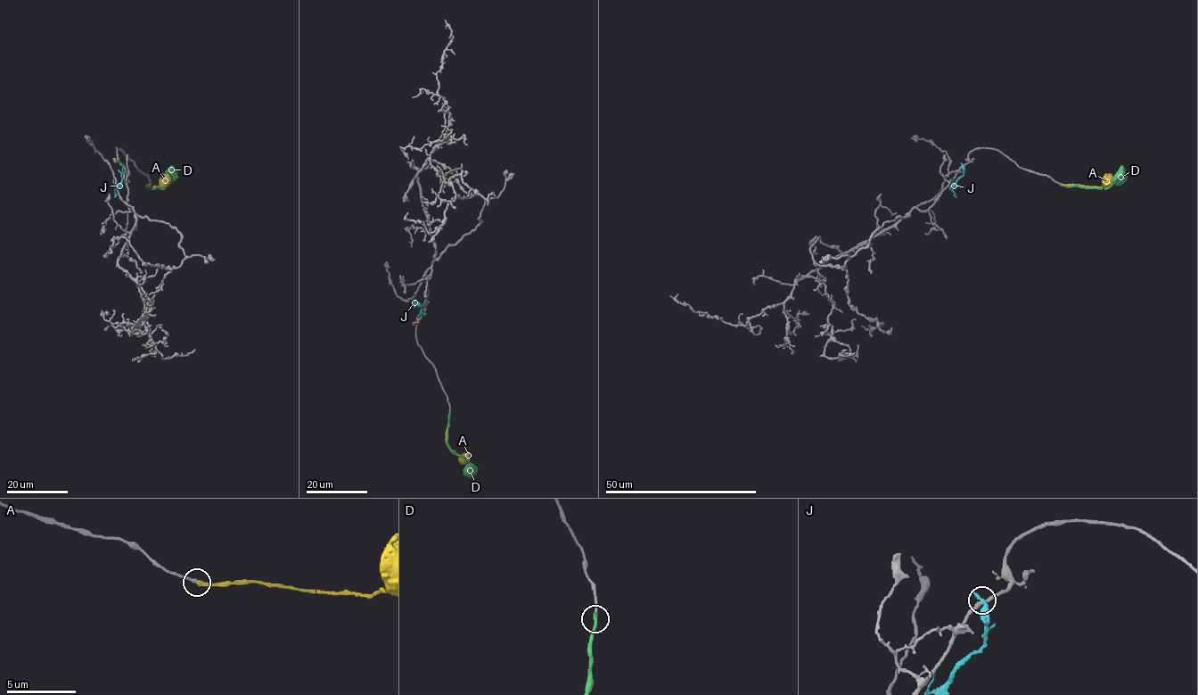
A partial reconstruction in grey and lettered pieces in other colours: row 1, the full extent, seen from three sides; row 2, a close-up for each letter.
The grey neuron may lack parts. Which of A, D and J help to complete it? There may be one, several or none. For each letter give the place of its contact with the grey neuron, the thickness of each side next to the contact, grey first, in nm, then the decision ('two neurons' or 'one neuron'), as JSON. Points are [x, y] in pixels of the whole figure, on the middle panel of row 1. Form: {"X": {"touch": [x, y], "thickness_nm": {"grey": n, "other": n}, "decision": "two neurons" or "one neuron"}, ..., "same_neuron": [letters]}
{"A": {"touch": [449, 413], "thickness_nm": {"grey": 200, "other": 320}, "decision": "one neuron"}, "D": {"touch": [449, 411], "thickness_nm": {"grey": 240, "other": 280}, "decision": "two neurons"}, "J": {"touch": [422, 313], "thickness_nm": {"grey": 240, "other": 360}, "decision": "two neurons"}, "same_neuron": ["A"]}

